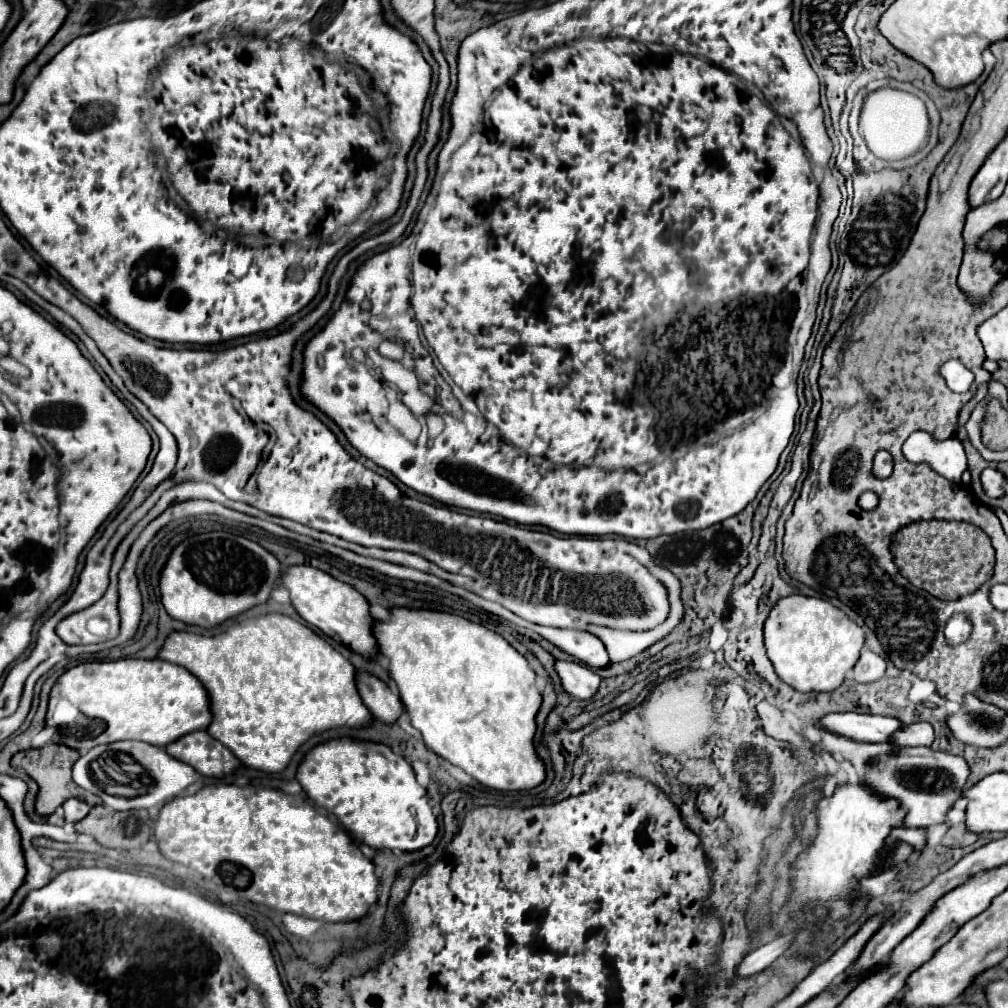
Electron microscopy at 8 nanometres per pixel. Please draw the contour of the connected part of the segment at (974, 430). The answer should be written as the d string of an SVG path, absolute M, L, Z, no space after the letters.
M978 405L976 413L974 413L974 415L970 417L970 421L968 421L970 441L972 441L974 447L982 453L982 457L986 457L986 459L990 459L990 461L998 461L998 459L994 459L994 457L988 457L988 447L984 447L984 443L982 443L982 439L980 439L980 423L982 423L982 419L984 419L984 405Z

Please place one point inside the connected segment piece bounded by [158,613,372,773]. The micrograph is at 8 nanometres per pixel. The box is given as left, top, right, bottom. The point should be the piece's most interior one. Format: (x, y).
(272, 682)

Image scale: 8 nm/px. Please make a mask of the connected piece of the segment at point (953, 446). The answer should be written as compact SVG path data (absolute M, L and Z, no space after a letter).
M912 433L902 447L910 461L926 461L938 475L948 481L960 483L962 473L968 469L964 446L957 437L934 441L928 433Z

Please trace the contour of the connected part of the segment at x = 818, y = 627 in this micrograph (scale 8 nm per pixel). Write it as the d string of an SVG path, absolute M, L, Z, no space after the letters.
M790 595L782 597L764 623L764 645L776 675L790 687L810 691L834 691L842 685L846 673L856 665L864 645L862 629L832 603L818 597Z

